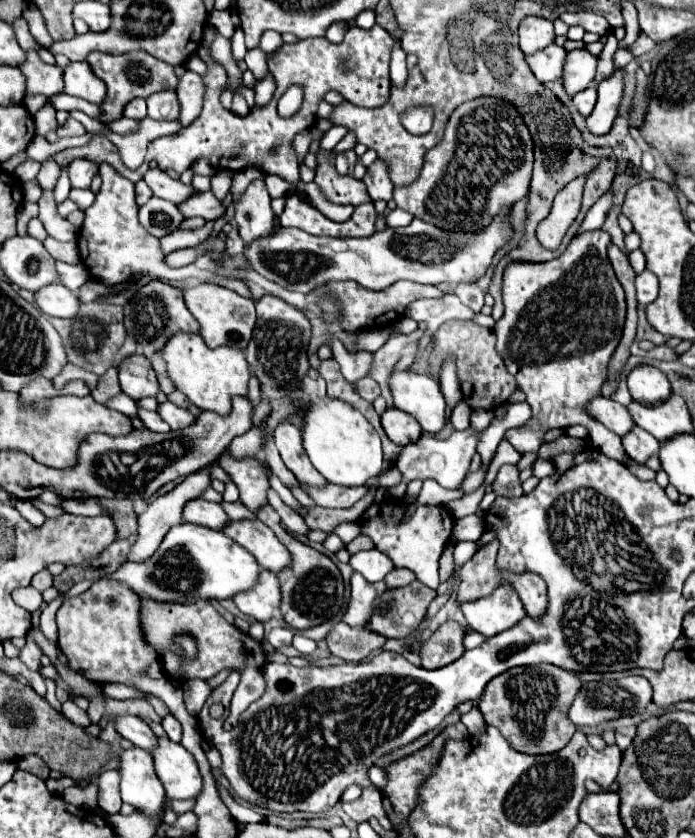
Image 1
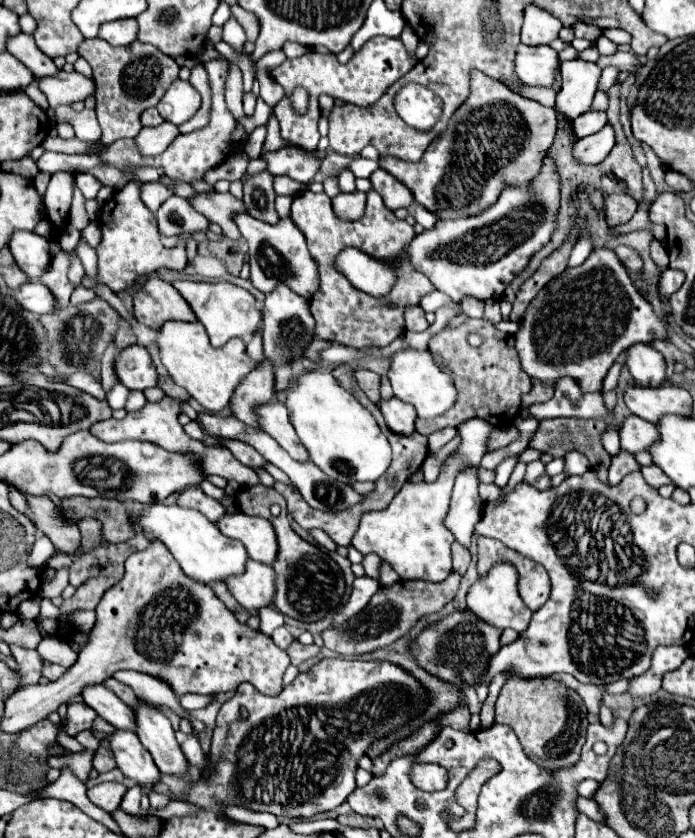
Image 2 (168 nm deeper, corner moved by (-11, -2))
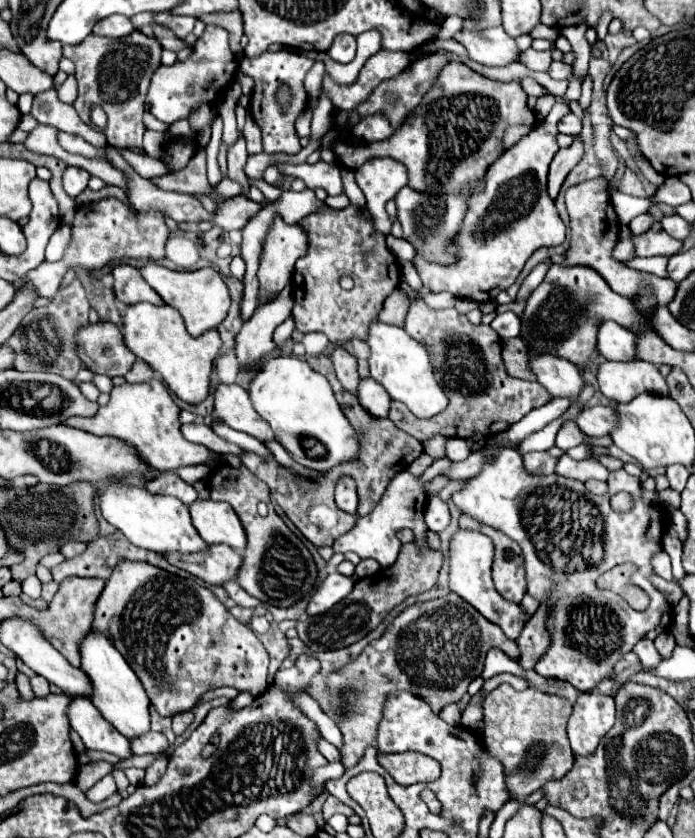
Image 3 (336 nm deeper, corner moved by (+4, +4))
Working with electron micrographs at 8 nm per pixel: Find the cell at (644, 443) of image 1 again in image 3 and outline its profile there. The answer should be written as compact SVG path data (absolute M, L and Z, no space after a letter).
M615 406L583 408L577 418L577 426L587 436L609 436L613 430L617 430L617 410Z

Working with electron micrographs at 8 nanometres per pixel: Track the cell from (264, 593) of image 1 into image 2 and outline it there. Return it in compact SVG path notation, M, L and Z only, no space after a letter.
M248 560L244 574L228 576L224 584L246 610L258 610L272 604L272 592L276 590L276 574L268 564Z

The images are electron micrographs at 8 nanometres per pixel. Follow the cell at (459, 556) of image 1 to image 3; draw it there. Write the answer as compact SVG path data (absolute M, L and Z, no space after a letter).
M431 496L431 500L427 502L427 508L425 508L425 522L429 526L429 530L433 532L439 532L439 530L445 530L449 526L449 506L445 500L441 500L439 496Z

